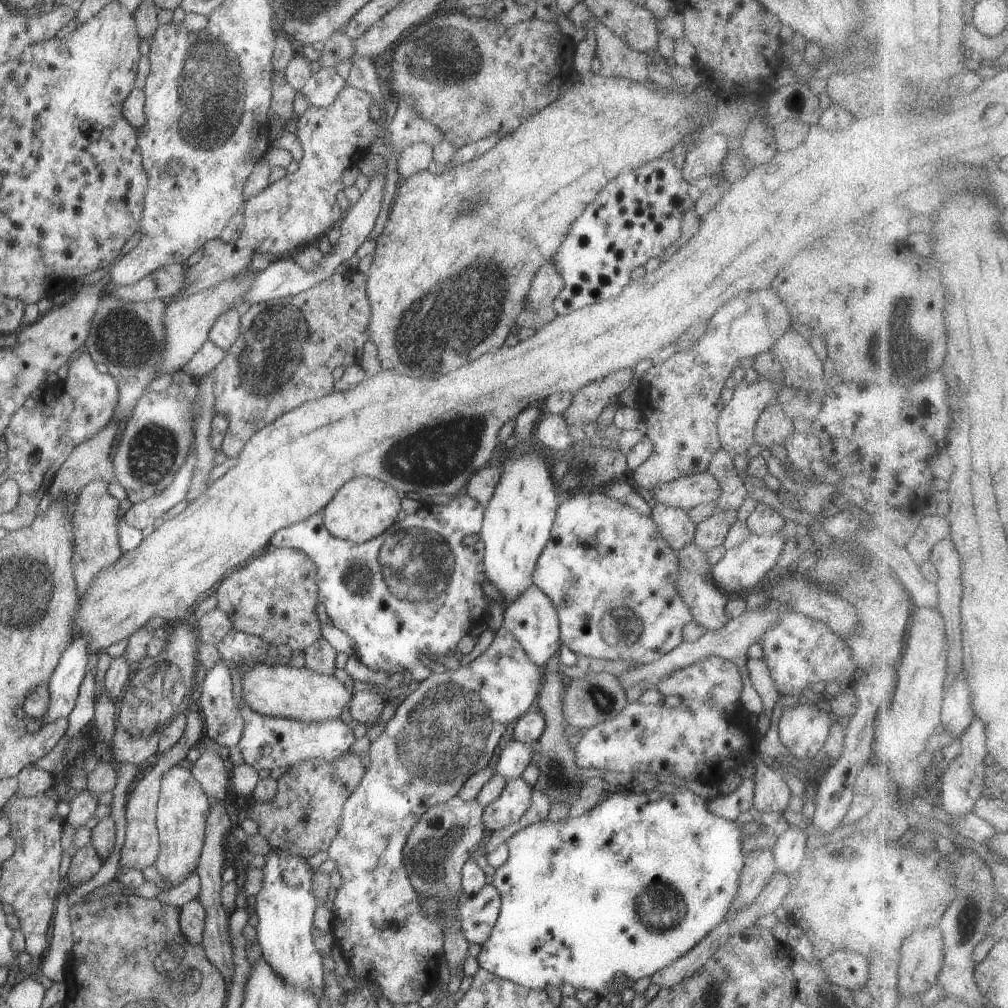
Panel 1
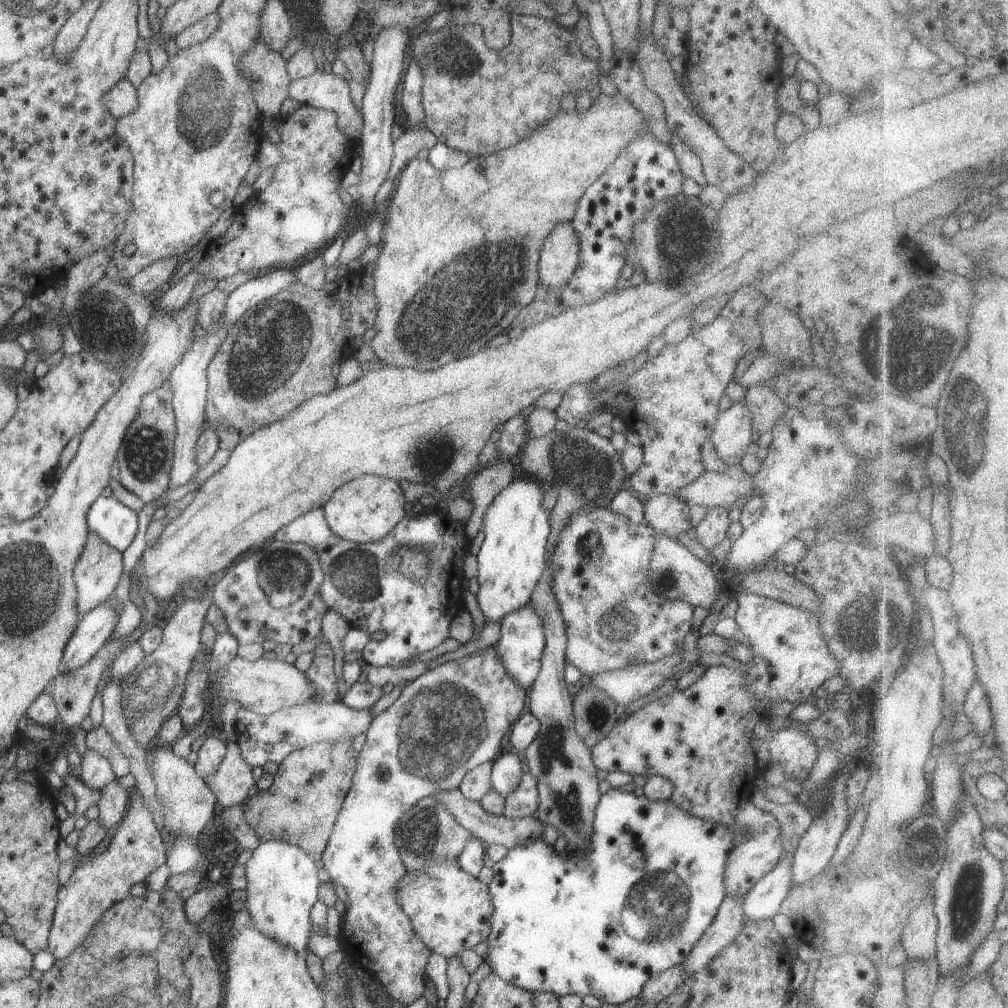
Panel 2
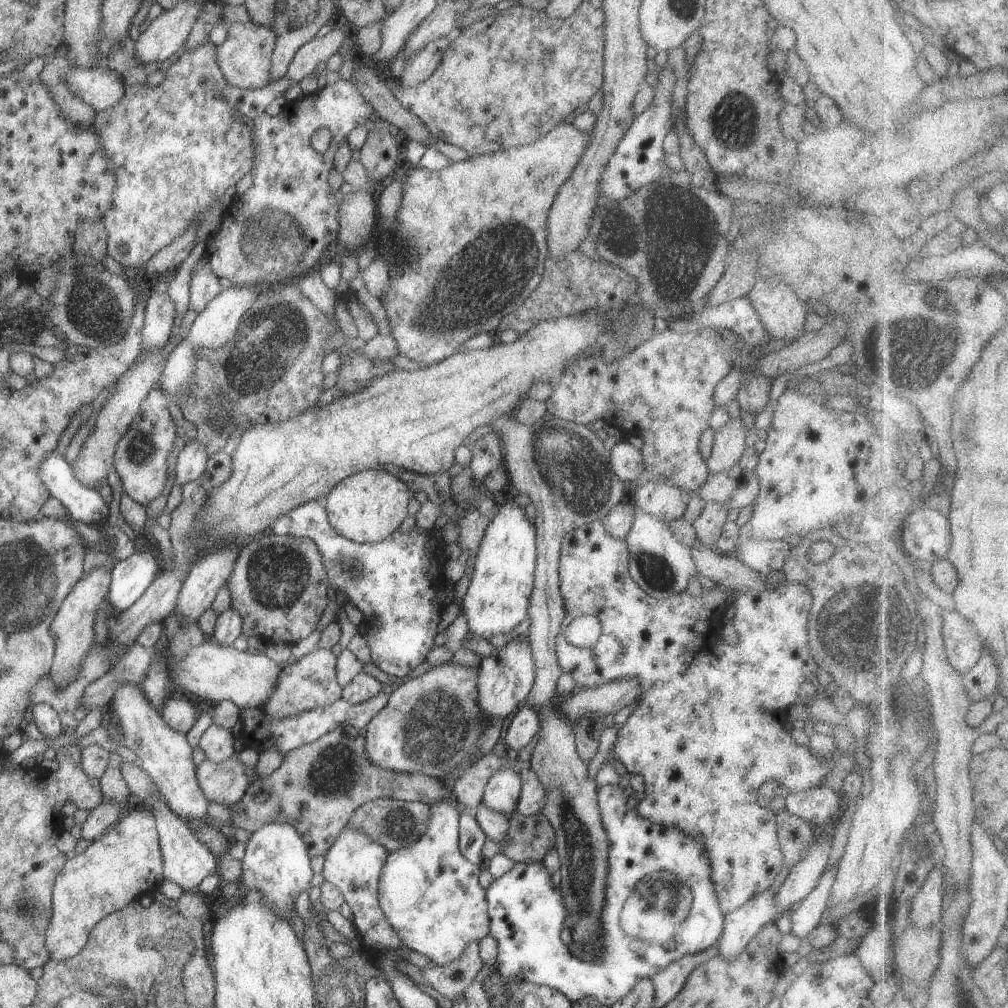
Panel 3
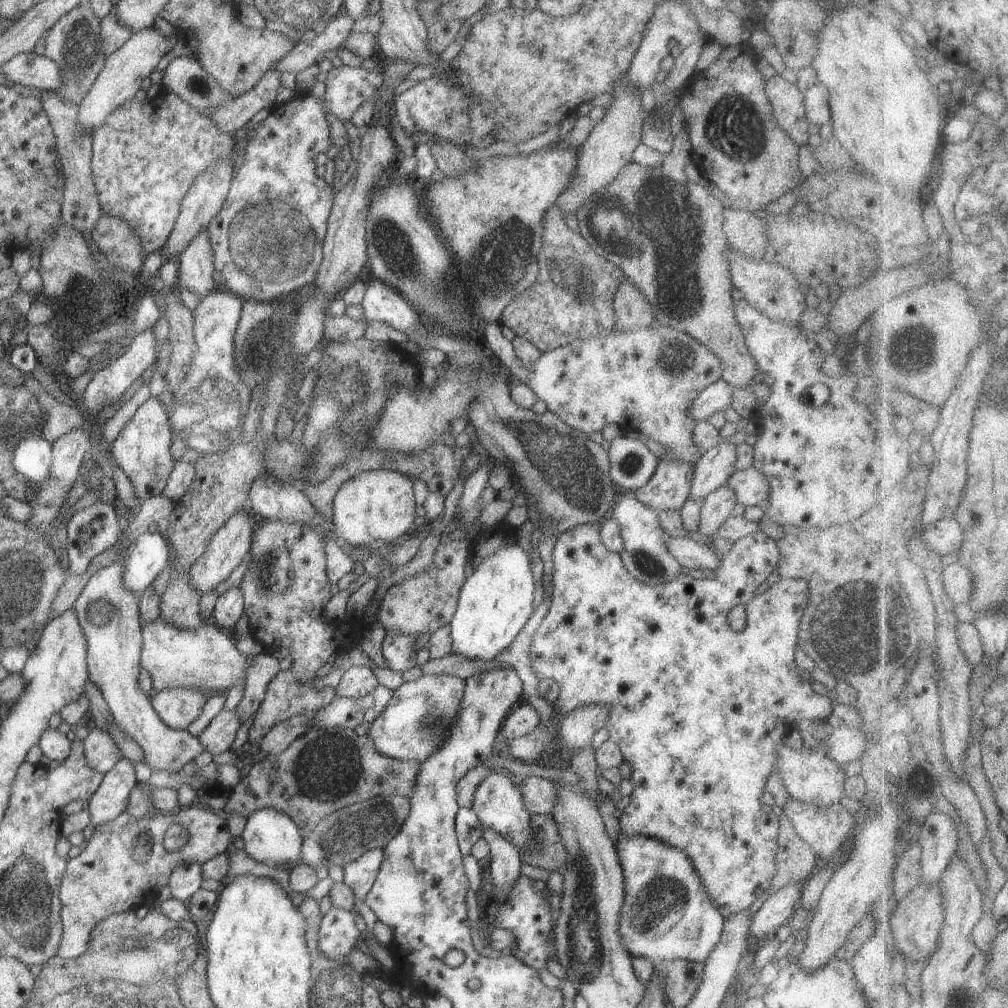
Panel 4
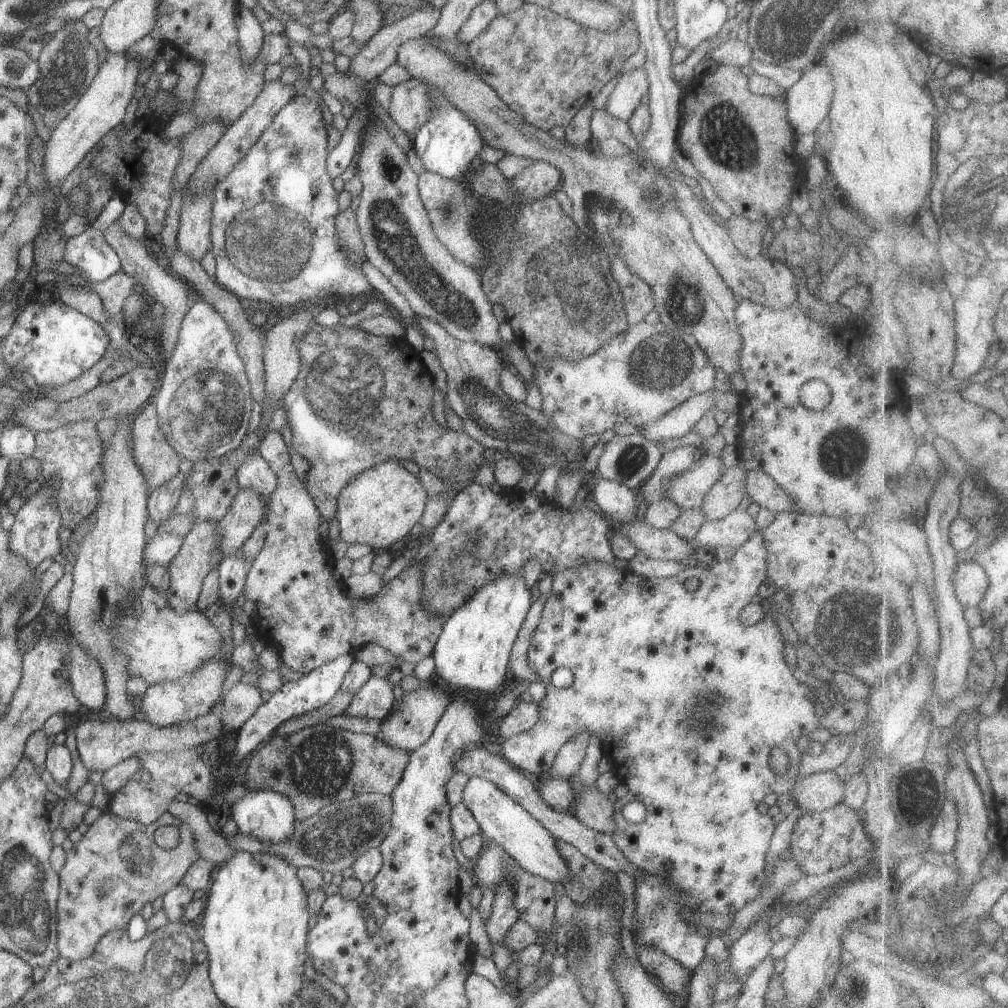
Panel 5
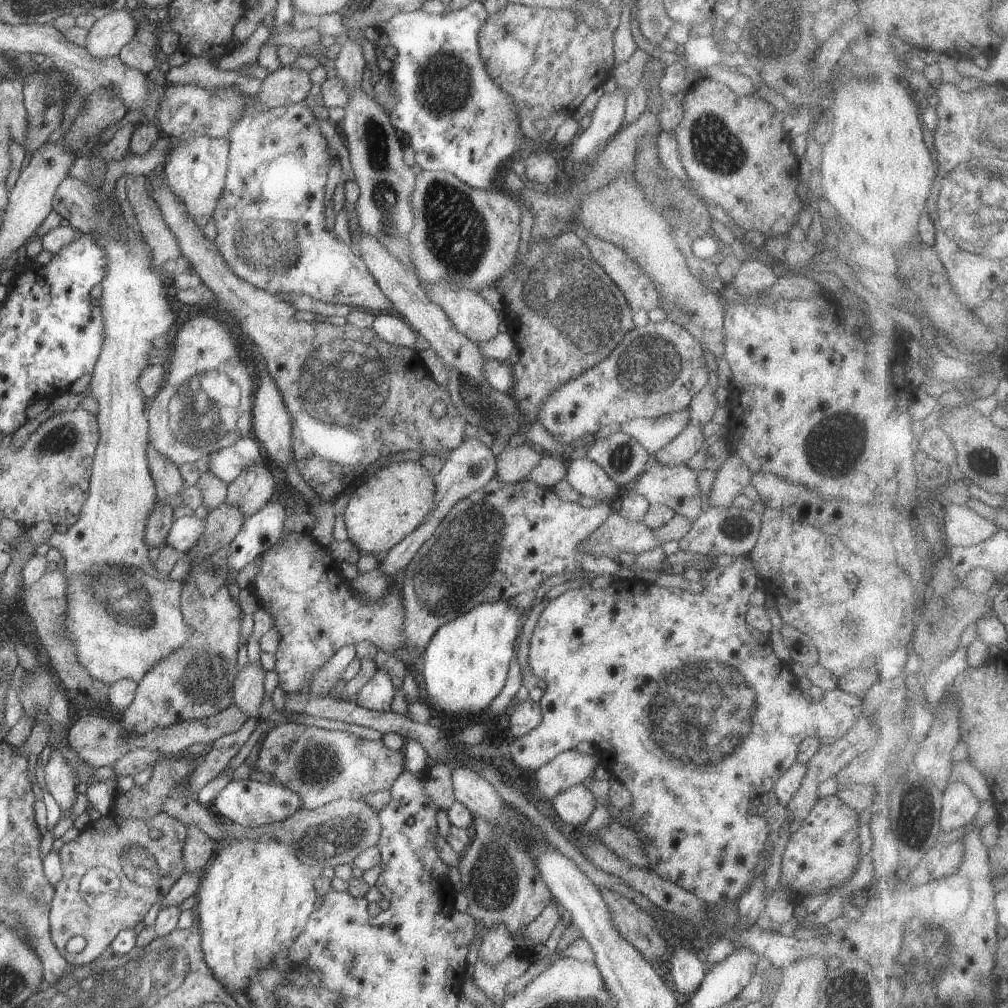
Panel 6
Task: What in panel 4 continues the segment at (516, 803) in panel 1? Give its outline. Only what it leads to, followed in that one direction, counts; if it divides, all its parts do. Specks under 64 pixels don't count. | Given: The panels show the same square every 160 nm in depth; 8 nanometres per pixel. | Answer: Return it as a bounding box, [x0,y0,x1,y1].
[521,777,557,815]

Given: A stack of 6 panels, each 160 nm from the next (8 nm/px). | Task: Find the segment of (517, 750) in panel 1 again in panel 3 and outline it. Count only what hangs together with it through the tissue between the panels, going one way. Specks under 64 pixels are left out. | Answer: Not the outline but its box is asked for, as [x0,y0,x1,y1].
[483,767,521,818]

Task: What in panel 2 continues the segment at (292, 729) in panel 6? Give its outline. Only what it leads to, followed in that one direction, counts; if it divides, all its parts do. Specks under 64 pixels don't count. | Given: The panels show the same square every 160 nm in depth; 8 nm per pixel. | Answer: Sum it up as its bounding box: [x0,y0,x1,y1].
[243,741,543,858]

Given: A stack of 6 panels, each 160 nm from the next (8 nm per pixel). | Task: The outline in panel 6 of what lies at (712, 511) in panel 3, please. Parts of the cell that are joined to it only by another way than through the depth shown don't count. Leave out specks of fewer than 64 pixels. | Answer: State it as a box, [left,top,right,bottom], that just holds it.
[706,452,752,509]

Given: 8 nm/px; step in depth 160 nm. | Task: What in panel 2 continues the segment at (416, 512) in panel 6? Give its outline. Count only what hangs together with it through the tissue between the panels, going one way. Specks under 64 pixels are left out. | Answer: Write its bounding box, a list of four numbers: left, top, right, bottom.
[322,475,406,543]

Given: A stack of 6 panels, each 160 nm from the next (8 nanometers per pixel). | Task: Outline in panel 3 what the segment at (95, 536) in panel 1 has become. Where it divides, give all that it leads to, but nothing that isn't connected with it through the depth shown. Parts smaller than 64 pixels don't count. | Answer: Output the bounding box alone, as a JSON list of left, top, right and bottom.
[49,565,112,685]

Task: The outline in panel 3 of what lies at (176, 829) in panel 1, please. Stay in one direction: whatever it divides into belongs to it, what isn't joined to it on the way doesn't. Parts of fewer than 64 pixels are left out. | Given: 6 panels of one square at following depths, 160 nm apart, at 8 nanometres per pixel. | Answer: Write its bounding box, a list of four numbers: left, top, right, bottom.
[109,683,211,824]

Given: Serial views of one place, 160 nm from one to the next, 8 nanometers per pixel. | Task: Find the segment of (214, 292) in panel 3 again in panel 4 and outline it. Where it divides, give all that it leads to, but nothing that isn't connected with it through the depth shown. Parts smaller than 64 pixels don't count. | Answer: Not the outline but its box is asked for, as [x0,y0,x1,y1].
[178,228,219,299]

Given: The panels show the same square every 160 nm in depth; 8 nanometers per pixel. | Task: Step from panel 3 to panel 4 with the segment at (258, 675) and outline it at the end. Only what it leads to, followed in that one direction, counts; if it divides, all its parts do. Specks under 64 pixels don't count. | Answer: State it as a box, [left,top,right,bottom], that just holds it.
[141,617,254,695]

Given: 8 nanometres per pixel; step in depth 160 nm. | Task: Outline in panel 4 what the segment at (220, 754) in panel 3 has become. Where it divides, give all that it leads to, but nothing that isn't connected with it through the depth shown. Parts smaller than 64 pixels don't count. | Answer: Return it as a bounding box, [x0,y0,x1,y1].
[197,709,242,756]

